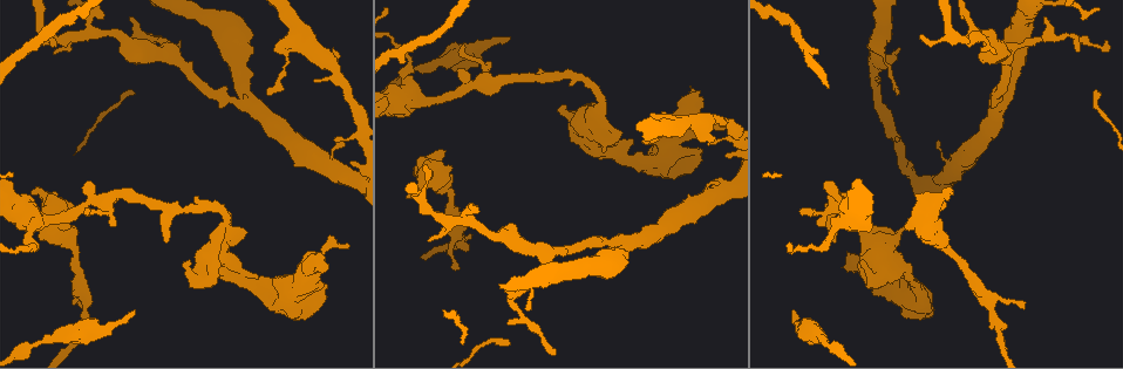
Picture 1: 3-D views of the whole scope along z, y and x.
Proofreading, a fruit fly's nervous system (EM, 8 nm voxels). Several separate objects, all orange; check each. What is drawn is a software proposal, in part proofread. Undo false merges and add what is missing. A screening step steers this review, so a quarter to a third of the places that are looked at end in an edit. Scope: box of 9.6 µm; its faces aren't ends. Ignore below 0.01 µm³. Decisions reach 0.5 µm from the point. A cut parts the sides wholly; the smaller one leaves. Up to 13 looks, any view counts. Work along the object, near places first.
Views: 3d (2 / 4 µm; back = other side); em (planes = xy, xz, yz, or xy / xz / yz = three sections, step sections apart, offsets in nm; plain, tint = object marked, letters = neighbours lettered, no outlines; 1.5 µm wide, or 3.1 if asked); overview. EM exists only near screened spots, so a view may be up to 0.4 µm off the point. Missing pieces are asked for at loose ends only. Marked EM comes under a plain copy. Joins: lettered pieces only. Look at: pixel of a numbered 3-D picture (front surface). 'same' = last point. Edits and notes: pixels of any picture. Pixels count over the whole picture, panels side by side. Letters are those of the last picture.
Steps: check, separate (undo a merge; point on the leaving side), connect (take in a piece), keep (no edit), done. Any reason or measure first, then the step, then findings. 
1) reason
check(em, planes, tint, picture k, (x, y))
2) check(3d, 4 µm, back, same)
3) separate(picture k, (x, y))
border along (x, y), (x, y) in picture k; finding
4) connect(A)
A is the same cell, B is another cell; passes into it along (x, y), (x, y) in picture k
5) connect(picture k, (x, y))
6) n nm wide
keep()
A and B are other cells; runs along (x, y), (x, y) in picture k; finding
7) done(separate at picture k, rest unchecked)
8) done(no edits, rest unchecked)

check(em, xy, step 4, tint, picture 1, (82, 329))

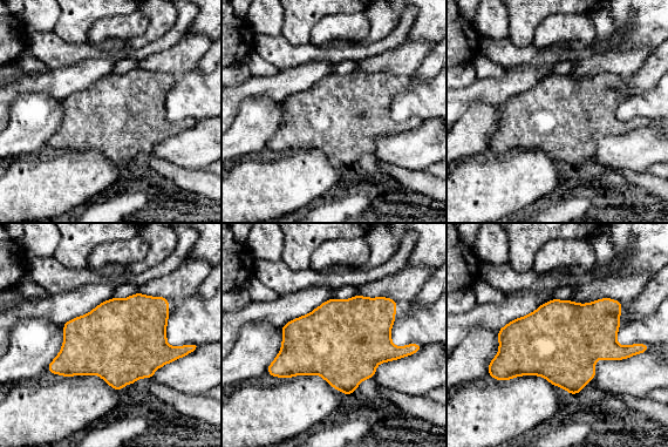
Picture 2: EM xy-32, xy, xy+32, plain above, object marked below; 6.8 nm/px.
check(em, planes, letters, same)

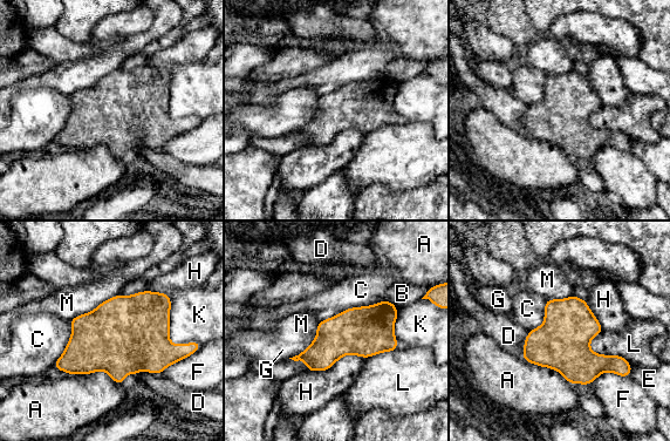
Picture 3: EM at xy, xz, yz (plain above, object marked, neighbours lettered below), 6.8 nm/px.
keep()
A, B, C, D, E, F, G, H, K, L and M are other cells; continuous, no second cell

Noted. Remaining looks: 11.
an open end
check(3d, 4 µm, picture 1, (33, 195))

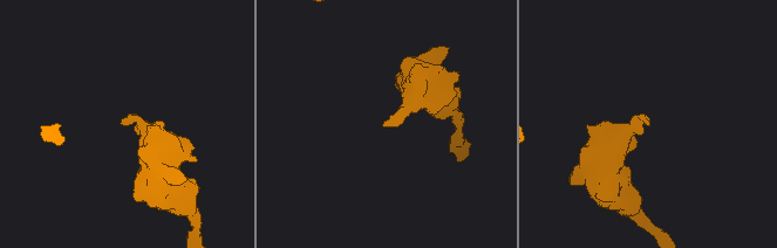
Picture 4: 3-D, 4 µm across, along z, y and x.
now the EM
check(em, planes, letters, picture 4, (648, 125))

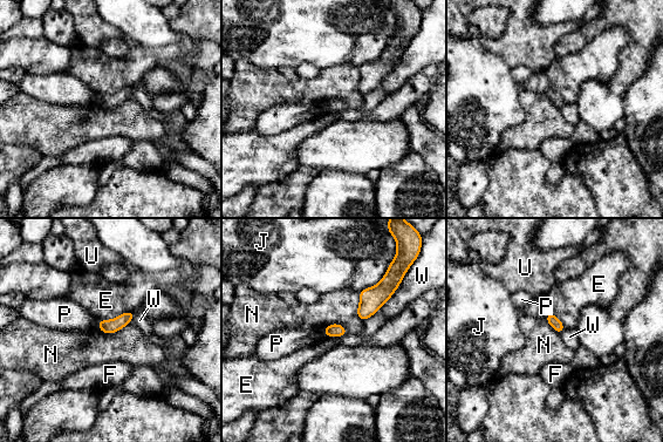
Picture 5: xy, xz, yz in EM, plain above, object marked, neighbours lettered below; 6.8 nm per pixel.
keep()
E, F, J, N, P, U and W are other cells; border along (400, 283), (394, 293), (363, 320) in picture 5; none of them fits

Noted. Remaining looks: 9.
a fork
check(em, yz, step 4, tint, picture 1, (467, 221))

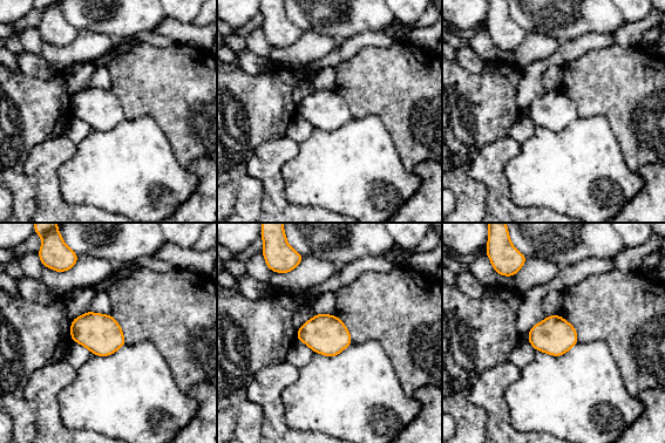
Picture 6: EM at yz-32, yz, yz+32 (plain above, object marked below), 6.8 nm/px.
check(em, planes, tint, same)

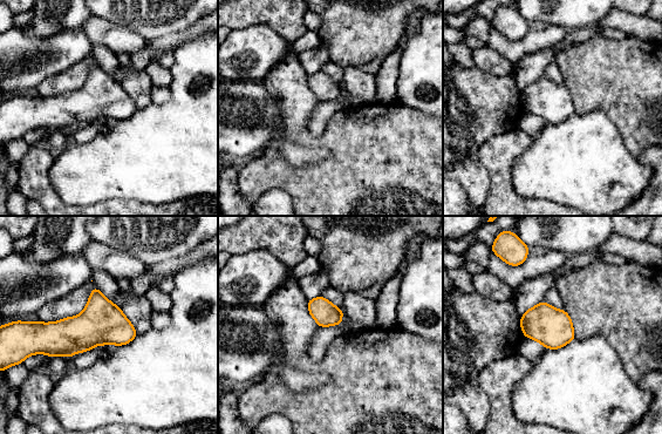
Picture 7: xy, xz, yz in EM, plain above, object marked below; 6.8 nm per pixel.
check(em, planes, letters, same)

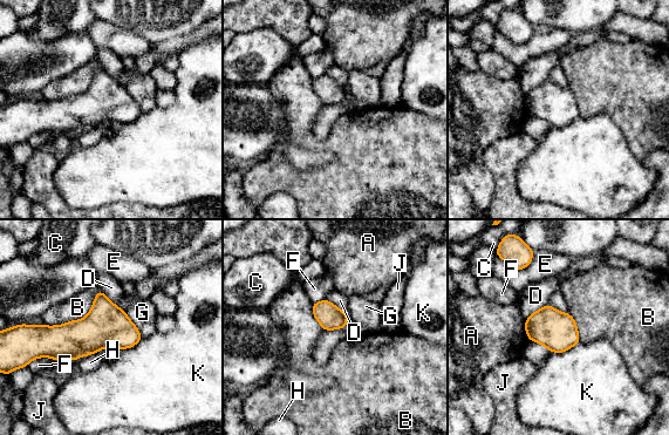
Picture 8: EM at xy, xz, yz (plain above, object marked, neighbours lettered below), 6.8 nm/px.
B touches over 460 nm
keep()
A, B, C, D, E, F, G, H, J and K are other cells; border along (100, 289), (82, 318), (43, 325) in picture 8; one cell here

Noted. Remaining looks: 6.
free end
check(3d, 2 µm, picture 1, (878, 82))

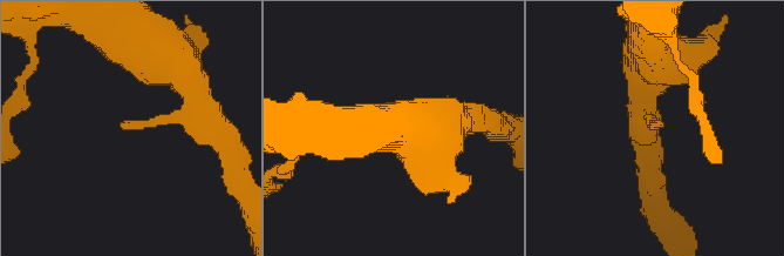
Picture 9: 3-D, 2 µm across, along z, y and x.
check(em, xz, step 8, letters, picture 9, (126, 127))

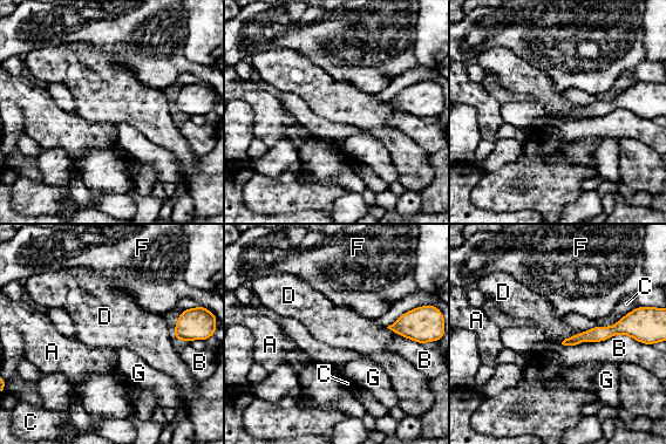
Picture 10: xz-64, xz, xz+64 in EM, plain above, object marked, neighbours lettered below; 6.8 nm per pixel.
check(em, planes, letters, same)

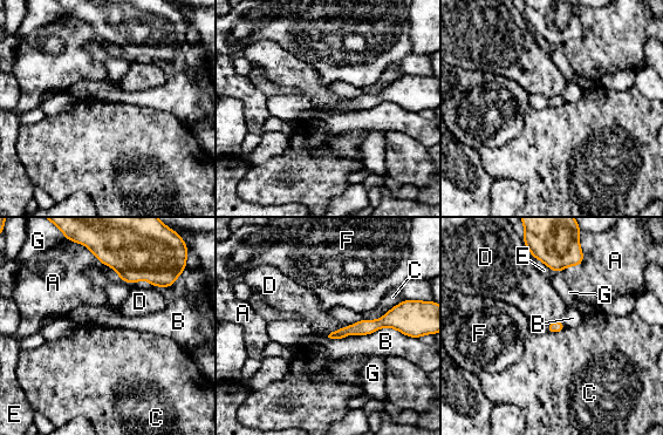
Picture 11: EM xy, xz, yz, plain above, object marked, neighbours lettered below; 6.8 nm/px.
keep()
A, B, C, D, E, F and G are other cells; border along (402, 300), (380, 318), (362, 319) in picture 11; no lettered piece goes on from it

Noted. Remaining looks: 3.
branch stops here
check(em, yz, step 8, letters, picture 1, (347, 246))

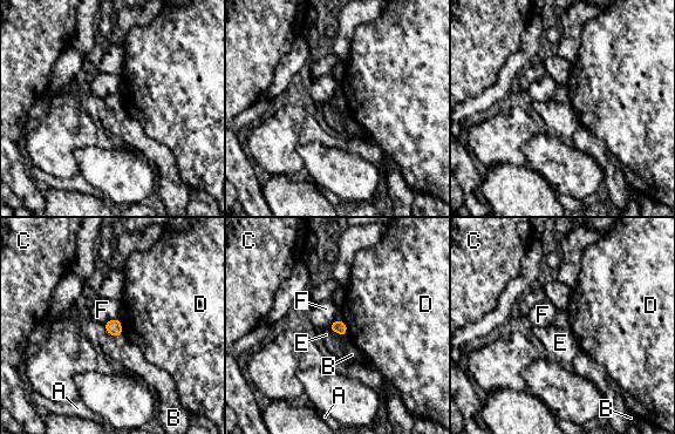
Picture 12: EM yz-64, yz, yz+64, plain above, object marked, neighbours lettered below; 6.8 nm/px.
keep()
A, B, C, D, E and F are other cells; border along (327, 326), (346, 337) in picture 12; no lettered piece goes on from it

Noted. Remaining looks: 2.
done(no edits, rest unchecked)

